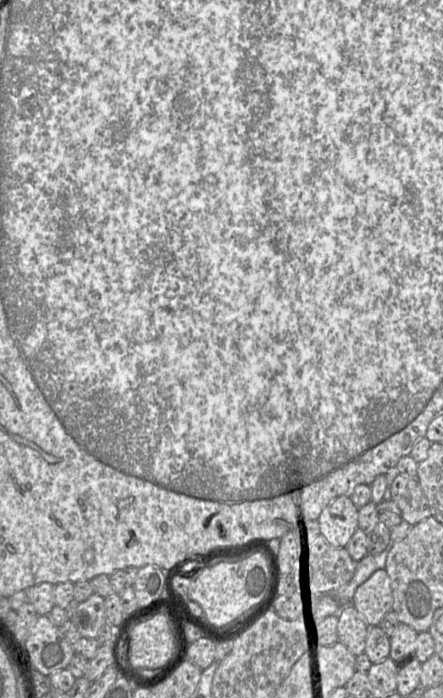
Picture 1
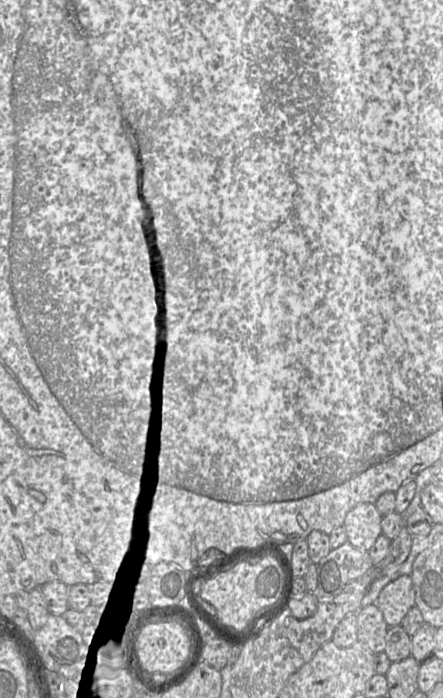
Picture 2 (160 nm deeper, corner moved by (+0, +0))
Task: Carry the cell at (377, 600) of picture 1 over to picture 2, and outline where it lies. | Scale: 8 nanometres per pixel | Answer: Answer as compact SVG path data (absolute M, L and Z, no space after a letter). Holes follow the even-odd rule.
M402 575L389 582L380 590L374 603L387 626L399 625L403 614L415 606L410 576Z

